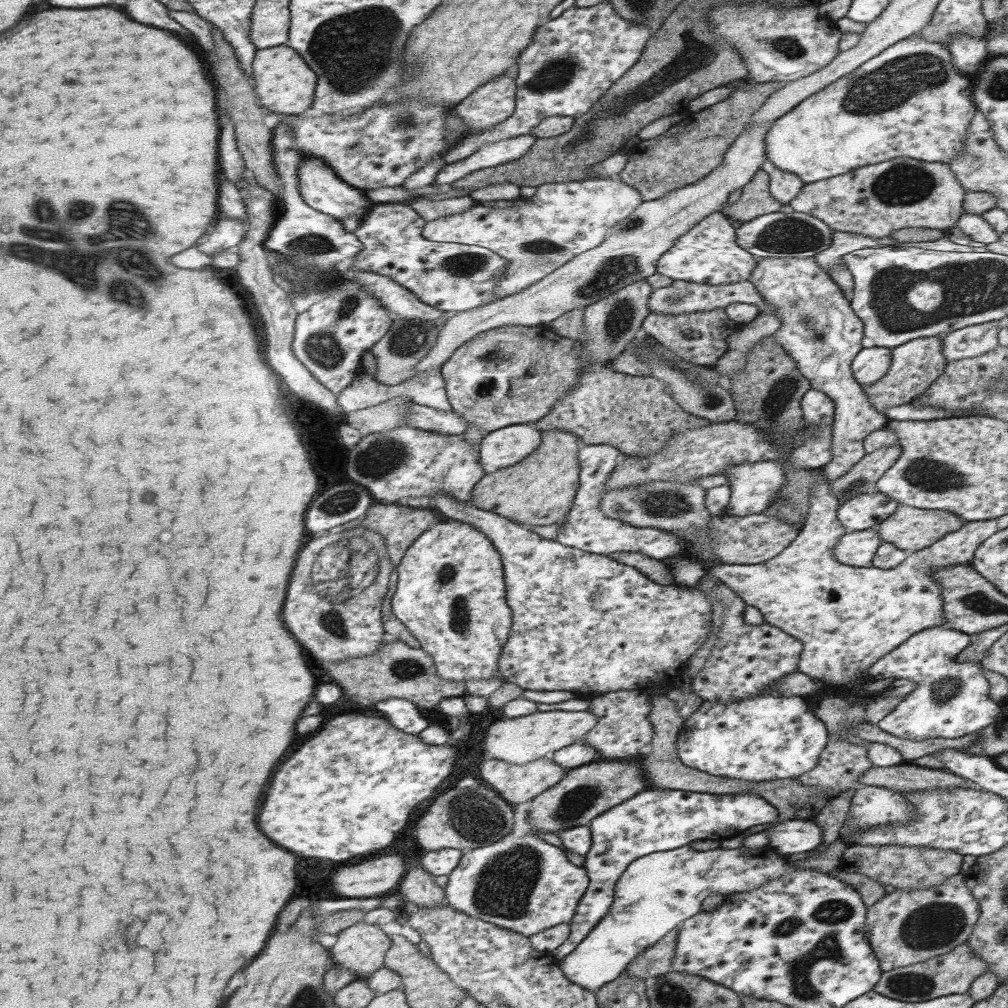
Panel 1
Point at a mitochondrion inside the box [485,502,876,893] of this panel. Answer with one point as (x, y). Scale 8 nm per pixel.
(572, 805)

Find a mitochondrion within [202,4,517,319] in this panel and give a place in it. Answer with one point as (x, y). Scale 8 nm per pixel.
(372, 48)

